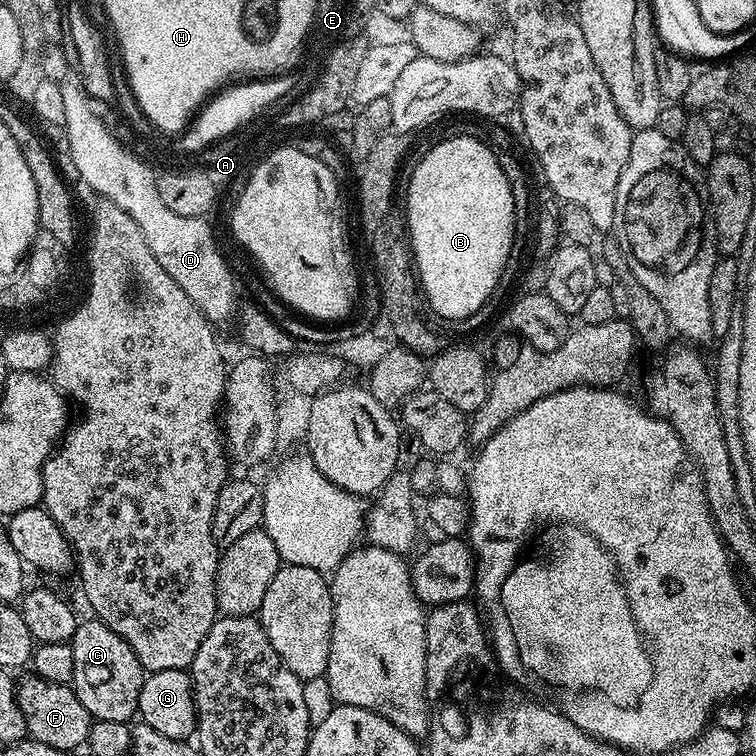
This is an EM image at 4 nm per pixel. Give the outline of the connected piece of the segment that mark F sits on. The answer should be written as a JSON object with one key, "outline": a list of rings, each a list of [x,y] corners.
{"outline":[[[28,674],[24,681],[21,679],[16,685],[16,701],[18,706],[22,706],[22,718],[26,718],[31,739],[46,746],[54,746],[66,754],[72,754],[79,744],[87,745],[88,731],[91,730],[94,721],[86,706],[78,702],[76,692],[71,686],[46,682],[41,676]]]}

